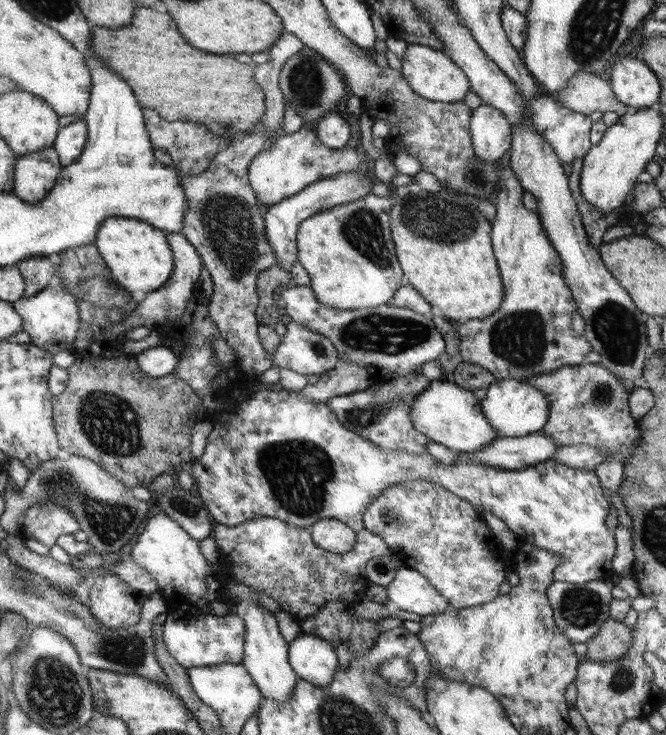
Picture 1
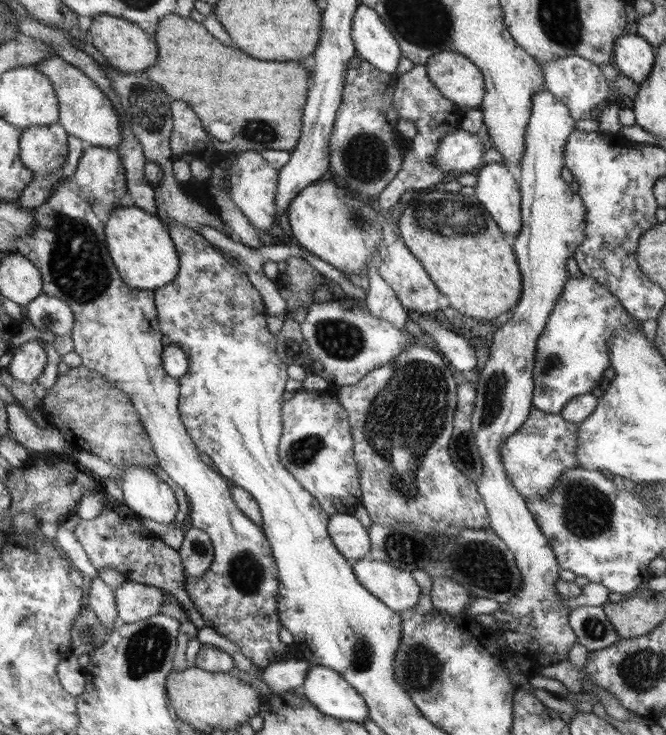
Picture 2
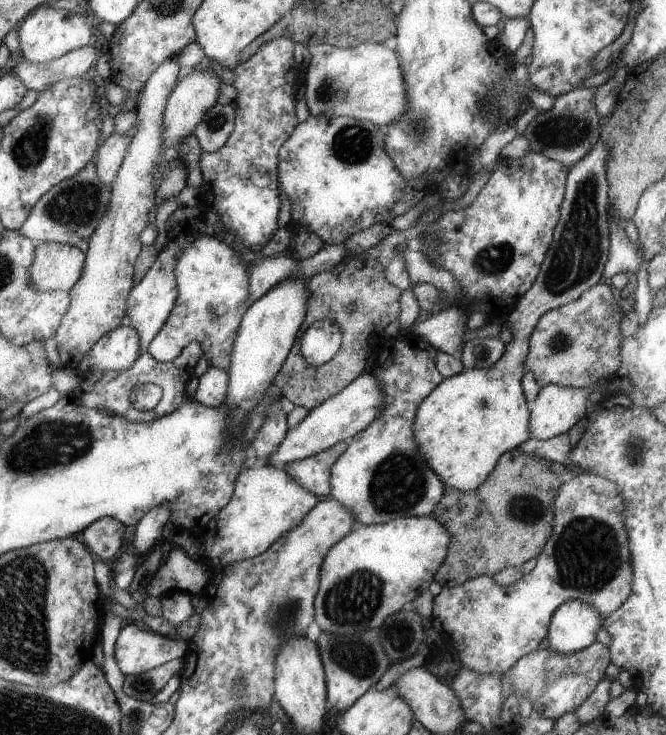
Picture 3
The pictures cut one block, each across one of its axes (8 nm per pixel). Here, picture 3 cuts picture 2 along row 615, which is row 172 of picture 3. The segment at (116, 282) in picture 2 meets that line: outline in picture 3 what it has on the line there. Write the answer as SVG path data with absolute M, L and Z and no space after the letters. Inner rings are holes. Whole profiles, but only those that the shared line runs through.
M280 37L278 39L273 39L272 41L266 42L265 44L262 44L260 46L260 49L254 56L251 58L248 58L246 62L242 62L233 72L235 75L235 80L234 80L234 88L236 89L237 93L236 94L236 99L232 102L233 106L236 107L236 128L234 128L232 136L229 138L229 141L226 142L226 145L221 149L218 150L217 152L214 153L202 153L201 158L200 158L200 166L201 166L201 174L204 176L204 185L201 187L202 191L206 191L206 196L210 198L210 202L212 202L212 198L214 198L214 203L216 206L216 212L220 215L220 221L222 221L222 225L226 228L229 229L232 233L235 233L240 239L241 242L246 246L246 247L252 247L252 246L258 246L262 245L263 247L272 239L272 236L274 235L274 232L279 228L278 227L278 218L280 217L281 213L281 206L282 206L282 198L281 198L281 182L280 182L280 151L281 147L285 145L286 140L290 138L290 136L293 134L293 131L296 129L297 125L299 124L299 120L297 118L297 95L298 95L298 89L301 87L301 85L305 84L305 80L301 79L301 75L305 71L305 68L303 66L300 66L300 64L296 64L296 60L294 60L294 42L293 40L290 40L288 38Z

